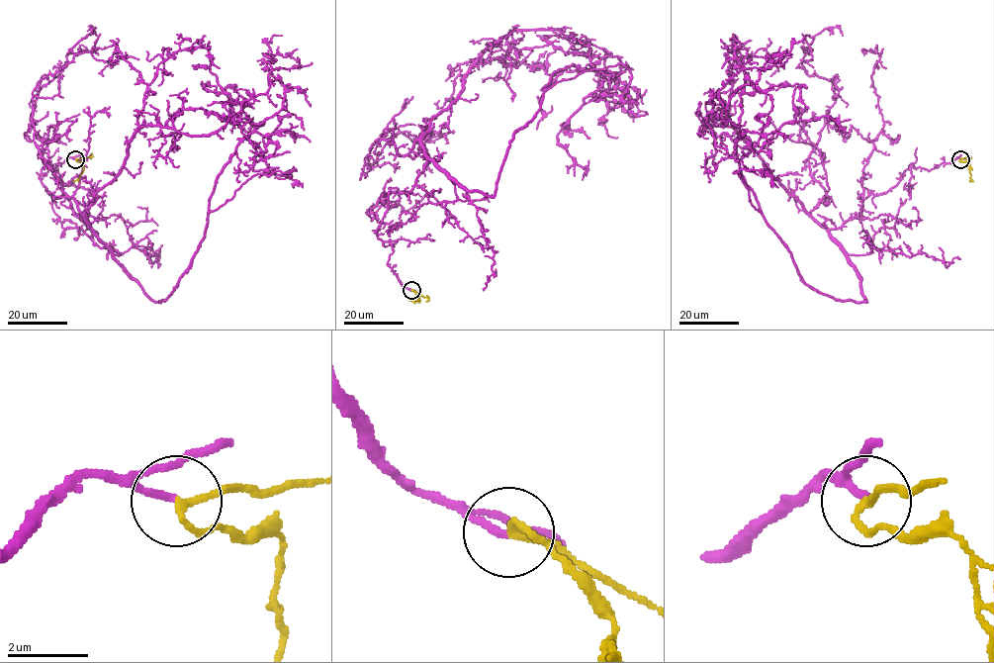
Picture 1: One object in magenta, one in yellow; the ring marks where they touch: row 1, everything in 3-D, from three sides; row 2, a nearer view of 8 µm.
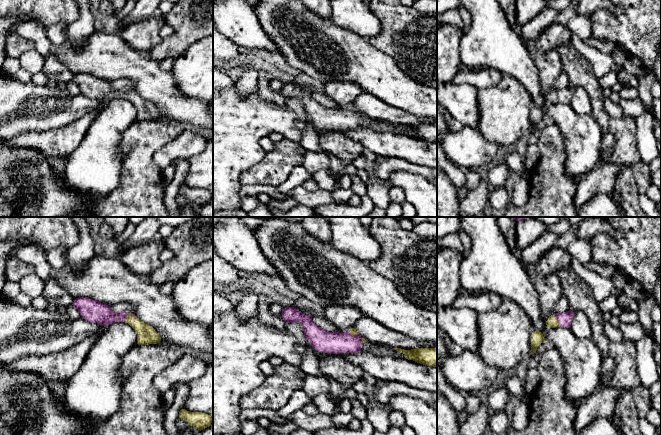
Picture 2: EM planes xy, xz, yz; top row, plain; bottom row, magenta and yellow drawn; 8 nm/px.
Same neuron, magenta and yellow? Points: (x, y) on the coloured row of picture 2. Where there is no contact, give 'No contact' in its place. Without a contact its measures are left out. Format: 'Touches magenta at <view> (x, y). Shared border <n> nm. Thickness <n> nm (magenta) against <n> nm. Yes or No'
Touches magenta at yz (557, 320). Shared border 120 nm. Thickness 110 nm (magenta) against 90 nm. Yes

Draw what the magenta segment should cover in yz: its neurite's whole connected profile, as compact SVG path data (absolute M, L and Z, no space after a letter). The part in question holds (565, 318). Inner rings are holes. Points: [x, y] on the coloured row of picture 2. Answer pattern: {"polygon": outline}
{"polygon": "M571 310L563 313L554 313L546 321L546 325L549 328L556 327L570 328L572 319L573 311Z"}

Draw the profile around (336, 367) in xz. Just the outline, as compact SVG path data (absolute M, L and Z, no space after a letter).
M338 355L320 359L320 369L325 376L334 379L346 389L361 380L365 373L361 367Z

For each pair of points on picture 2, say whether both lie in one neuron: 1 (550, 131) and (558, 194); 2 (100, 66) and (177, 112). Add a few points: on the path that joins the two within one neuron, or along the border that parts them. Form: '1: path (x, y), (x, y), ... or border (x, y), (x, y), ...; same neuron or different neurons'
1: path (552, 147), (552, 178); same neuron
2: path (119, 66), (131, 66), (158, 93); same neuron

